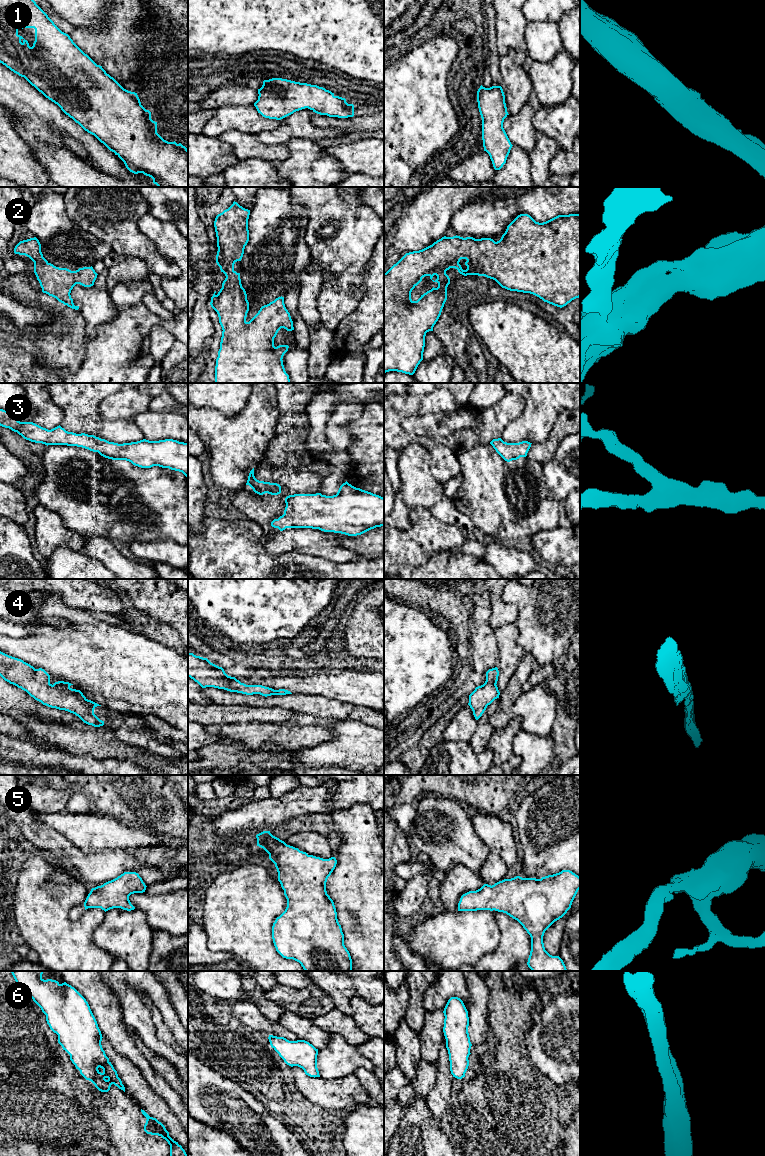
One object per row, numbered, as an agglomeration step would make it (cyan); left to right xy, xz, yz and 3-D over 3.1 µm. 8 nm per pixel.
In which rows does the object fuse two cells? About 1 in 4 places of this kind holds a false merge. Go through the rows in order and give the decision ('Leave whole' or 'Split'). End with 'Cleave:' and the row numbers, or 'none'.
1: Leave whole
2: Leave whole
3: Leave whole
4: Leave whole
5: Leave whole
6: Leave whole
Cleave: none

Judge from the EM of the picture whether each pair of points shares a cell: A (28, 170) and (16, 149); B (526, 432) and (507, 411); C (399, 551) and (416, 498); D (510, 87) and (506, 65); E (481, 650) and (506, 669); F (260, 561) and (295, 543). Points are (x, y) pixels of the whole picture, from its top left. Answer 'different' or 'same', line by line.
A: same
B: different
C: different
D: same
E: different
F: different

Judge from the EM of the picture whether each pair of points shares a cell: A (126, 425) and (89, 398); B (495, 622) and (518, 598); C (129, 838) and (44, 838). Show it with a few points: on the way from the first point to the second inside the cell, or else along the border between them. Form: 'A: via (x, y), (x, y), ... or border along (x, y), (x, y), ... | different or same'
A: via (114, 426), (105, 426), (89, 410) | same
B: border along (503, 589), (502, 599), (515, 608), (515, 622) | different
C: border along (47, 825), (54, 828), (86, 852) | different

